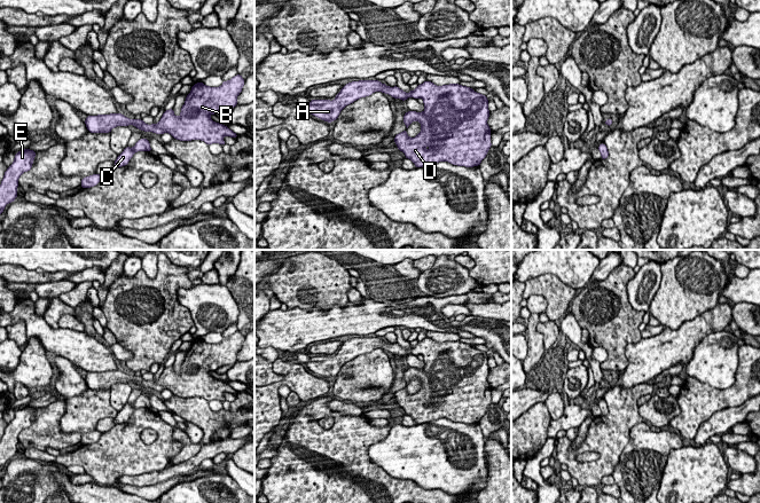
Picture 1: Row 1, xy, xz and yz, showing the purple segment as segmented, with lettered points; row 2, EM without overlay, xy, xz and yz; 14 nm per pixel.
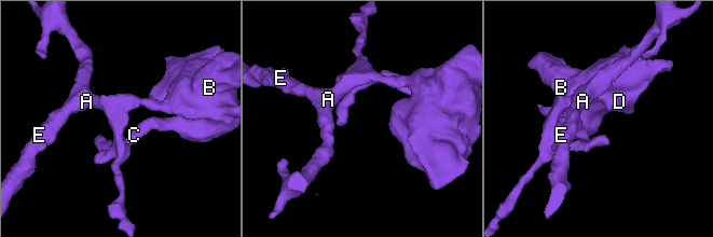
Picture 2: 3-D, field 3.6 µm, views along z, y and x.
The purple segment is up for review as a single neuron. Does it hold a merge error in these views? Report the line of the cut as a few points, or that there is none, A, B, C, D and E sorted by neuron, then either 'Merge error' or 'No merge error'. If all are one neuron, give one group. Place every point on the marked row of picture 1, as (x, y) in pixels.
No split. Groups: A B C D E. No merge error

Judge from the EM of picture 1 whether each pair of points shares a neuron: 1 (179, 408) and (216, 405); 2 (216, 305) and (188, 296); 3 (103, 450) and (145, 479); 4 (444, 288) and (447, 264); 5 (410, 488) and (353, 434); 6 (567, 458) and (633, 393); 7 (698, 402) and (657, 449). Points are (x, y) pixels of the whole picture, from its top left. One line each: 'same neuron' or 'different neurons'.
1: different neurons
2: same neuron
3: different neurons
4: same neuron
5: same neuron
6: same neuron
7: different neurons

